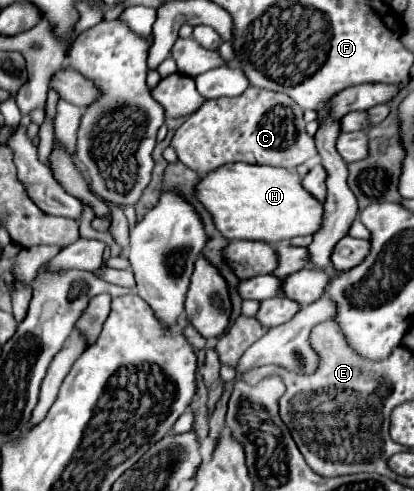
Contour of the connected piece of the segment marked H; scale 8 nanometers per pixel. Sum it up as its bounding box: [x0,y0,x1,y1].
[194,164,322,243]

